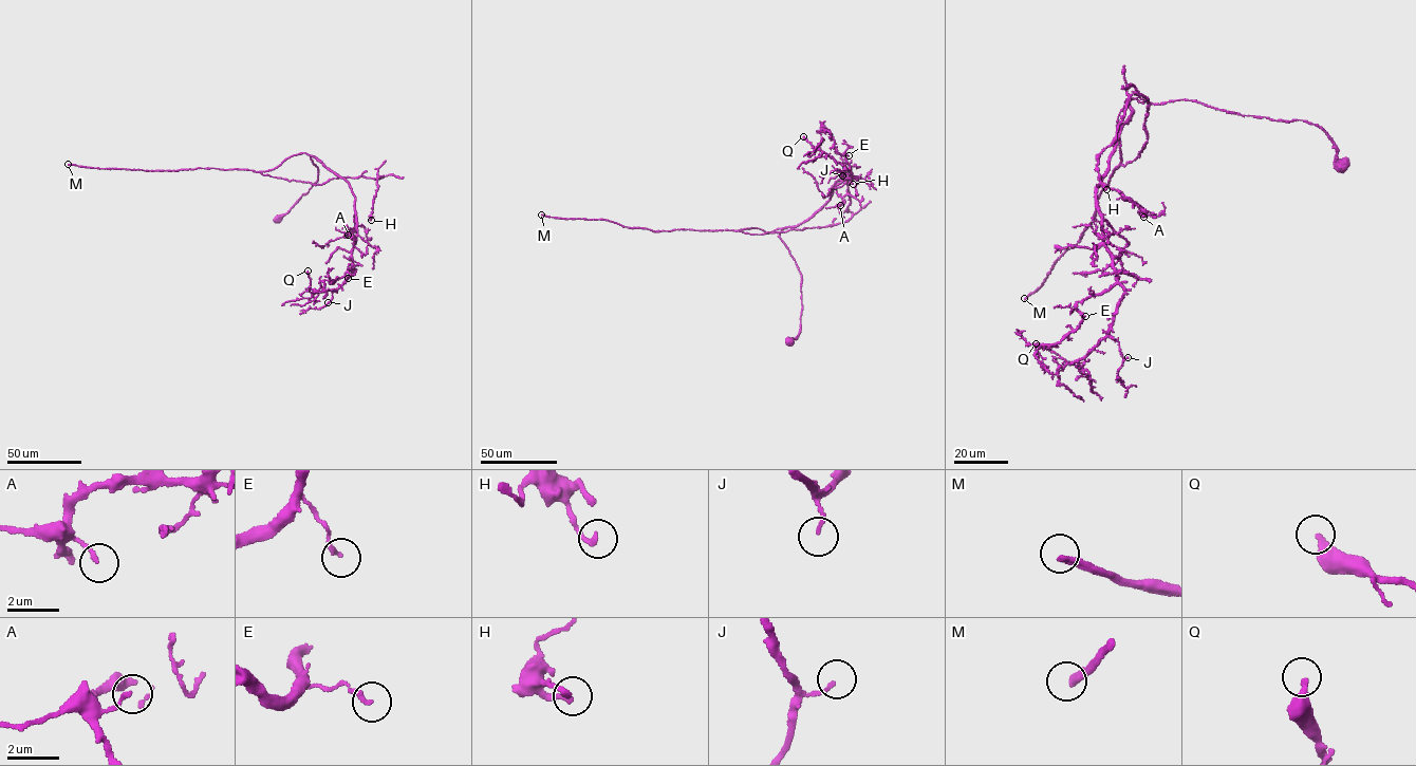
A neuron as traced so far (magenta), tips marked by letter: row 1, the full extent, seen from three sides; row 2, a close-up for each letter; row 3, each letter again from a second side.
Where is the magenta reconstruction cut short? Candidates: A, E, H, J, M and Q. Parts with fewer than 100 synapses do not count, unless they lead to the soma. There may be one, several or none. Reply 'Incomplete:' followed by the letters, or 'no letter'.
Incomplete: M

